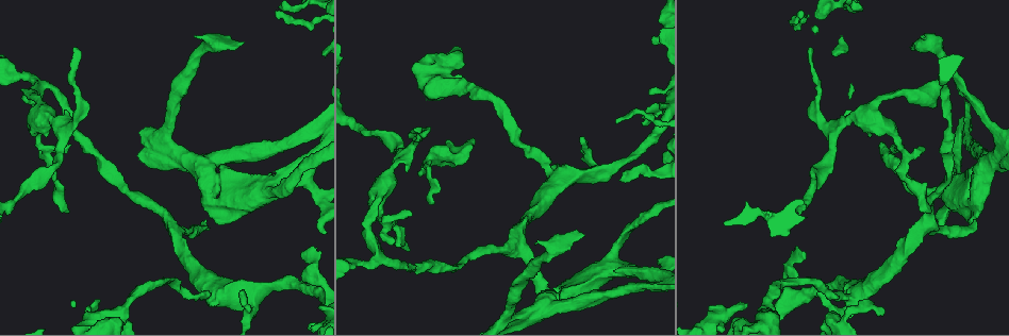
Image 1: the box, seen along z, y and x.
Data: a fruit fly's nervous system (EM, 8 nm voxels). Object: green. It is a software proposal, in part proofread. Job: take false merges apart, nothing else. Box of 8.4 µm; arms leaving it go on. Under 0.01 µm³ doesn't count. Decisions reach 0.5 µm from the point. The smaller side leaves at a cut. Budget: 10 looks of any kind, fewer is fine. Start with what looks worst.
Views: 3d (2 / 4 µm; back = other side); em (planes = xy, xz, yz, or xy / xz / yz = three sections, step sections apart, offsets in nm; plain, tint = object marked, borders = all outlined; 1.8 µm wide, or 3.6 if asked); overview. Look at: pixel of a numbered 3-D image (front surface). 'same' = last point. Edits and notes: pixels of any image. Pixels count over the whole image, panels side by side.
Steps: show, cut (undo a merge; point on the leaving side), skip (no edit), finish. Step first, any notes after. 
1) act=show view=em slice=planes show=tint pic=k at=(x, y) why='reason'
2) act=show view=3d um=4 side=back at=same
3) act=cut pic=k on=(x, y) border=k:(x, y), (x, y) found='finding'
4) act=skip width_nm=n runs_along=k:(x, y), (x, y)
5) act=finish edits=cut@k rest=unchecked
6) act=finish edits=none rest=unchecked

act=show view=3d um=4 pic=1 at=(277, 183) why='three arms meet'

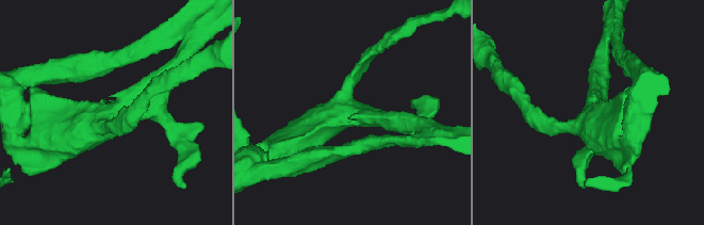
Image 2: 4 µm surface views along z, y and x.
act=show view=em um=3.6 slice=xy step=4 show=plain pic=2 at=(350, 113) arms=3 arm_widths_nm=170,300,500

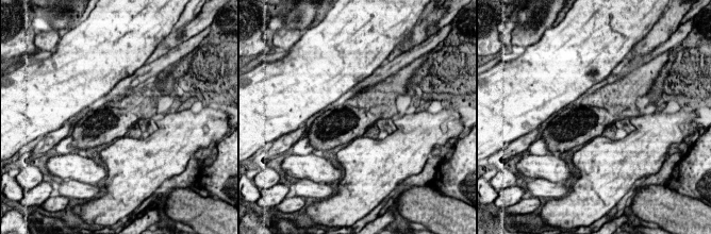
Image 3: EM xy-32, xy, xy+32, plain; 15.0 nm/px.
act=show view=em um=3.6 slice=xy step=4 show=tint at=same

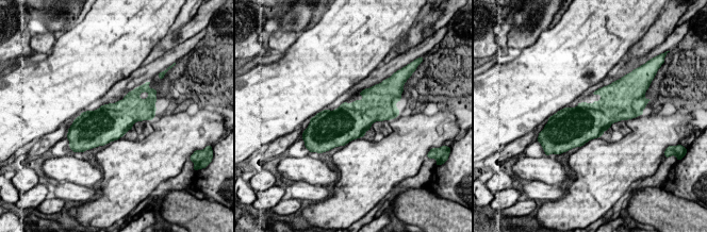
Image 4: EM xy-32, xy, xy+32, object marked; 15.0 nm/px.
act=skip found='one neuron here'

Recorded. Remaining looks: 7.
act=show view=em um=3.6 slice=planes show=plain pic=1 at=(845, 318) why='sudden change in width'

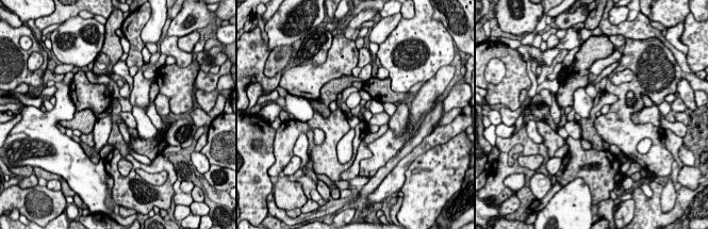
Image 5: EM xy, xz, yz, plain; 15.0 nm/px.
act=show view=em um=3.6 slice=planes show=tint at=same why='with the object marked'

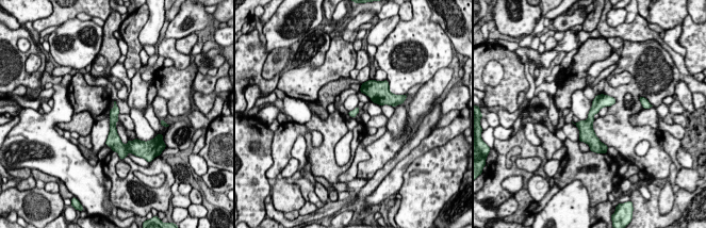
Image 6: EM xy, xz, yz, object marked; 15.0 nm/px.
act=skip runs_along=6:(605, 97), (590, 115), (591, 144) found='continuous, no second neuron'

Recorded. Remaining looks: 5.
act=show view=3d um=4 pic=1 at=(870, 112) why='side arm on a straight run'

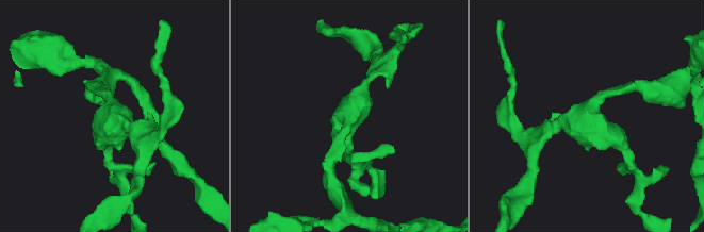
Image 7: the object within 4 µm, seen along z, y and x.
act=show view=em slice=planes show=tint pic=7 at=(351, 114) arms=3

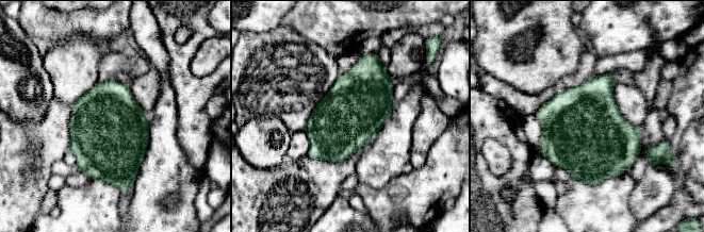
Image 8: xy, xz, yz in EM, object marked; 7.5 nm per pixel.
act=skip found='one neuron here'

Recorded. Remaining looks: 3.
act=show view=3d um=2 pic=1 at=(655, 289) why='sharp bend'

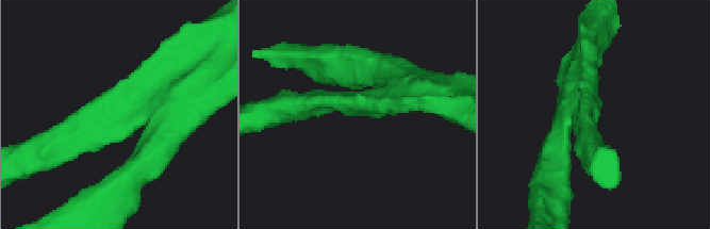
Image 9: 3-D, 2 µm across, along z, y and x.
act=show view=em slice=planes show=tint pic=9 at=(593, 76) why='now the EM'

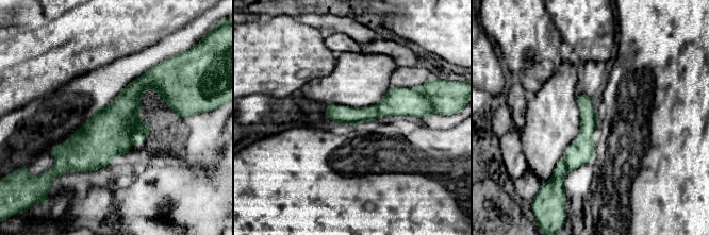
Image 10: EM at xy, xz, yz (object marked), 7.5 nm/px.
act=cut pic=10 on=(580, 151) width_nm=140 found='a second neuron is stuck on'

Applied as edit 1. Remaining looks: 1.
act=finish edits=cut@10 rest=unchecked

